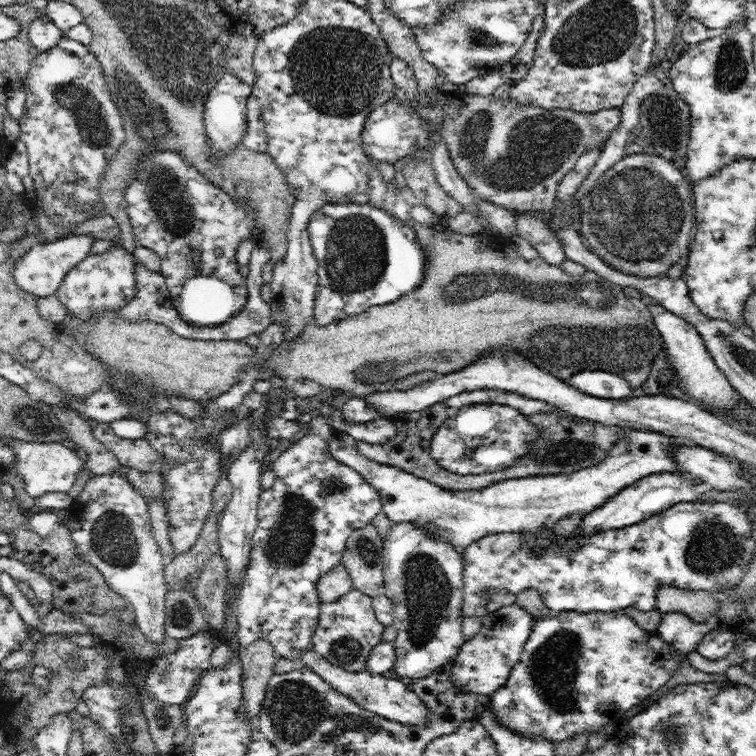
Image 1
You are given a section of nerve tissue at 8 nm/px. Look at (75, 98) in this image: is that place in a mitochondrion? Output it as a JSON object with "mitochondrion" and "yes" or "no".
{"mitochondrion":"yes"}

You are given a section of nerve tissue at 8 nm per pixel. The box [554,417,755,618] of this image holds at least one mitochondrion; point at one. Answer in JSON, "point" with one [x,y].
{"point":[713,547]}

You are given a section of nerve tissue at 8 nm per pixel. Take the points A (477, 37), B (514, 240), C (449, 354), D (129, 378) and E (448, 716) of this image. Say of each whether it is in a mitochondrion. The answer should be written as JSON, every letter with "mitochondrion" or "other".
{"A":"mitochondrion","B":"other","C":"mitochondrion","D":"mitochondrion","E":"other"}

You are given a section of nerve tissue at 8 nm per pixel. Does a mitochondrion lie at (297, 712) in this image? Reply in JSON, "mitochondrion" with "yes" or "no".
{"mitochondrion":"yes"}

